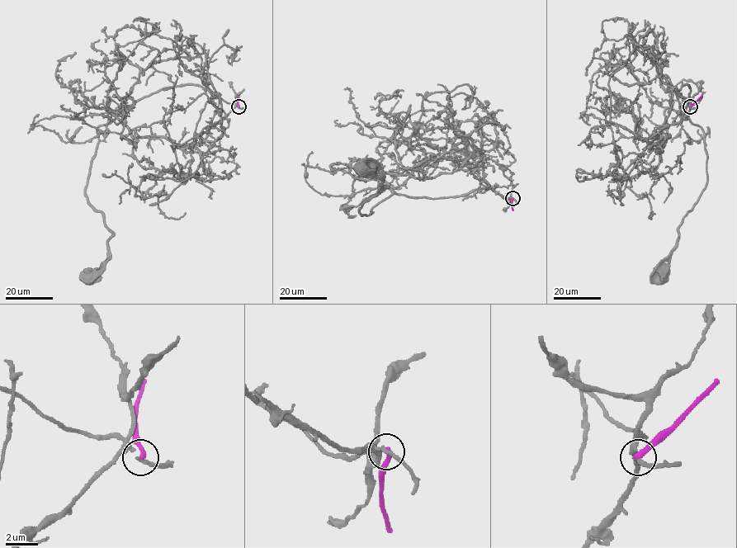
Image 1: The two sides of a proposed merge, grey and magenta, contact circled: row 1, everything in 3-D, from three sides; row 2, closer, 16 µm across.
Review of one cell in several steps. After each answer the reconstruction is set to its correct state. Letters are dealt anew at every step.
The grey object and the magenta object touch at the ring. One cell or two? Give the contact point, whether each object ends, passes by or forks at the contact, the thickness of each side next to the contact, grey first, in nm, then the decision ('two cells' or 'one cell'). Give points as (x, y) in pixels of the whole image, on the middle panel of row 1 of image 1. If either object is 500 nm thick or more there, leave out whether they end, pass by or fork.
(512, 198) | grey passes by | magenta ends | 200/320 nm | two cells

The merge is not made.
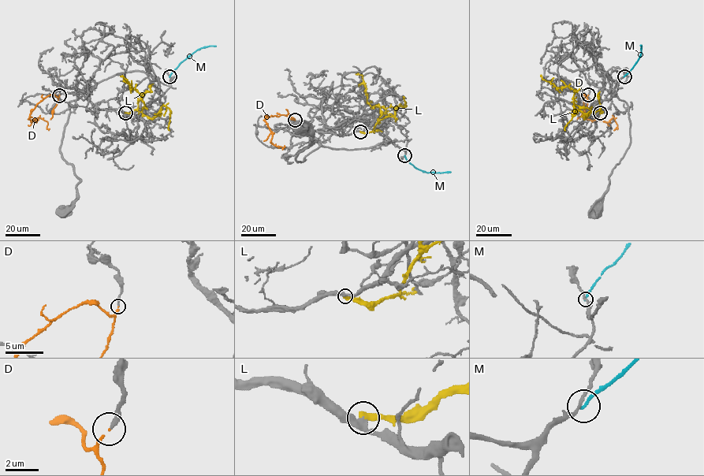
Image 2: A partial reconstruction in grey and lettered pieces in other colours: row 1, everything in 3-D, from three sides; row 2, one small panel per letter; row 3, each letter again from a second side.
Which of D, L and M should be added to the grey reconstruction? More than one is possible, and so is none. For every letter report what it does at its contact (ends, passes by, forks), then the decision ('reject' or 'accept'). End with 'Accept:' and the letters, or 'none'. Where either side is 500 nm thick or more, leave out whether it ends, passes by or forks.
D: it ends; accept
L: it ends; reject
M: it ends; reject
Accept: D

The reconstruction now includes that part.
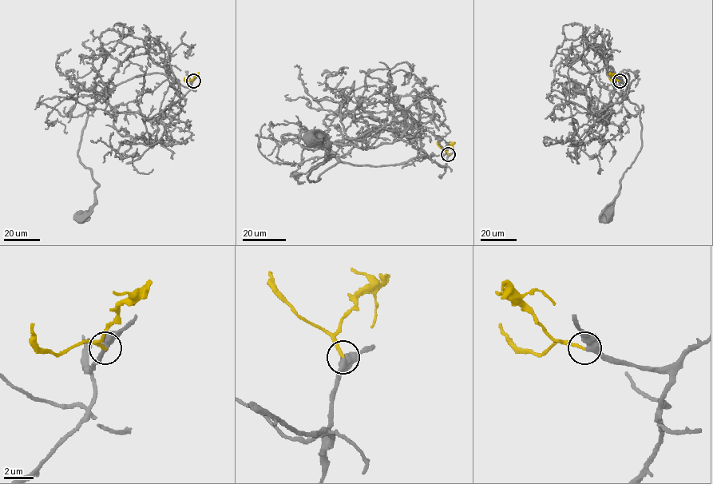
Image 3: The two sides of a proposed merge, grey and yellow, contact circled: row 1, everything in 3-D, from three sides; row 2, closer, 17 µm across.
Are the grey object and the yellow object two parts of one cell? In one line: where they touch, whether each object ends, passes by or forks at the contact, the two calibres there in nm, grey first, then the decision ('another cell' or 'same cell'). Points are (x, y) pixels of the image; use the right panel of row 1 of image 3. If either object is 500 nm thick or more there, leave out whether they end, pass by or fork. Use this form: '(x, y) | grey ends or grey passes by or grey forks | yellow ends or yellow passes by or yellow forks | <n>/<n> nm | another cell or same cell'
(619, 81) | grey passes by | yellow ends | 460/190 nm | same cell

